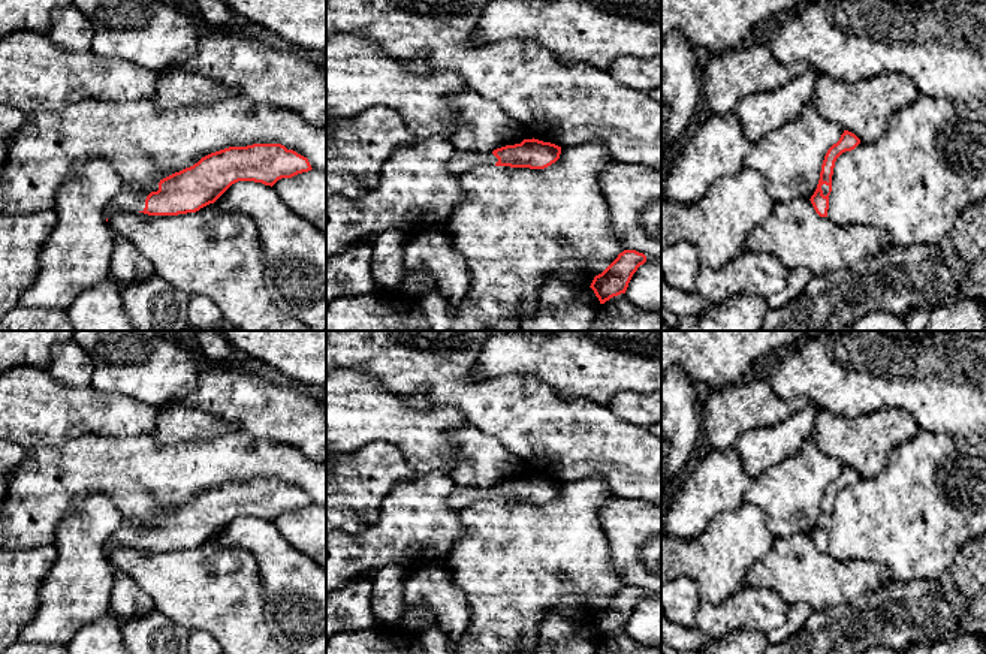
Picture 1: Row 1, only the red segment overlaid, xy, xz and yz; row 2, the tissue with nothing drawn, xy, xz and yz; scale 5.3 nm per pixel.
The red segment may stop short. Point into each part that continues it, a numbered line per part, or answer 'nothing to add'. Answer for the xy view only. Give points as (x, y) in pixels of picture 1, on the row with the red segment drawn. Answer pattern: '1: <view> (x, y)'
1: xy (132, 199)

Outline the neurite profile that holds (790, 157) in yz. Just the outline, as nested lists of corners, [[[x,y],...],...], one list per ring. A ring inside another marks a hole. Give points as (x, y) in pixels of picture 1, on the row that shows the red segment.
[[[806,105],[790,123],[759,139],[745,157],[744,169],[762,174],[777,204],[796,198],[811,199],[827,150],[844,129]]]

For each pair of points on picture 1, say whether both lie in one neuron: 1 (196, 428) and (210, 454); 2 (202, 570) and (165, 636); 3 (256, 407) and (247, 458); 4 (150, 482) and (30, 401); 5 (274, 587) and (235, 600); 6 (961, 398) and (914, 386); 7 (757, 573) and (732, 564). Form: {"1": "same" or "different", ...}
{"1": "different", "2": "different", "3": "different", "4": "different", "5": "different", "6": "same", "7": "different"}

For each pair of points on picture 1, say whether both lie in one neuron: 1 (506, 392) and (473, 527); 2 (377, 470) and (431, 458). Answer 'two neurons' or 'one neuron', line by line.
1: two neurons
2: two neurons

